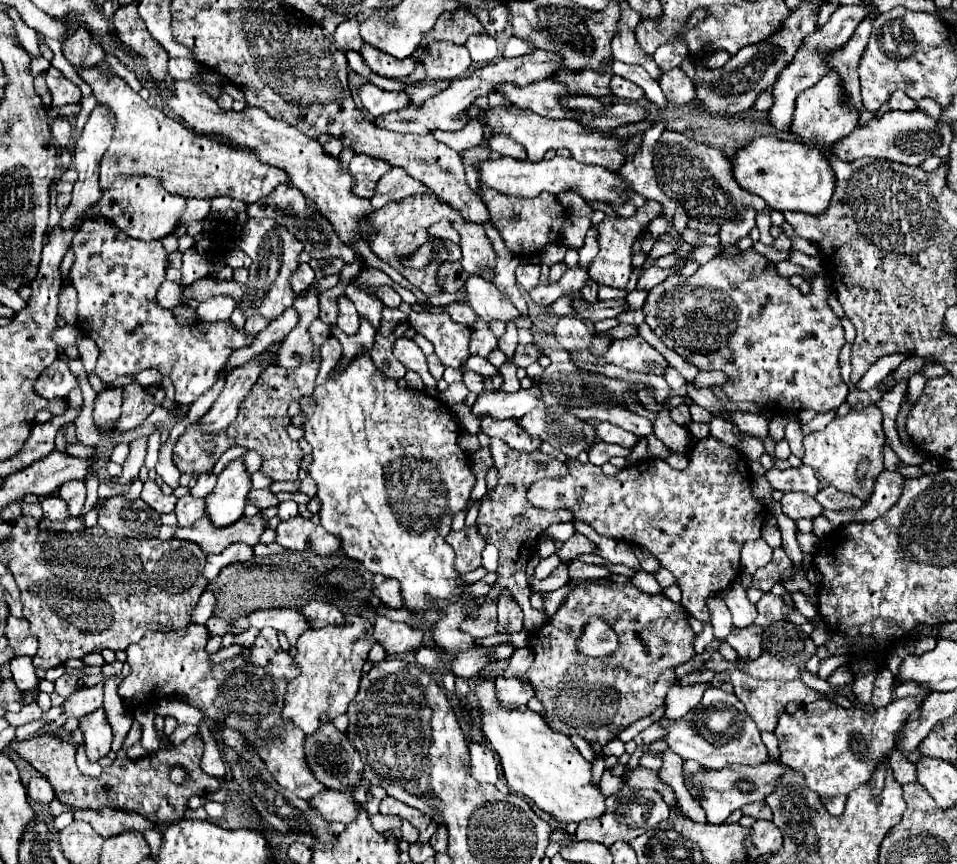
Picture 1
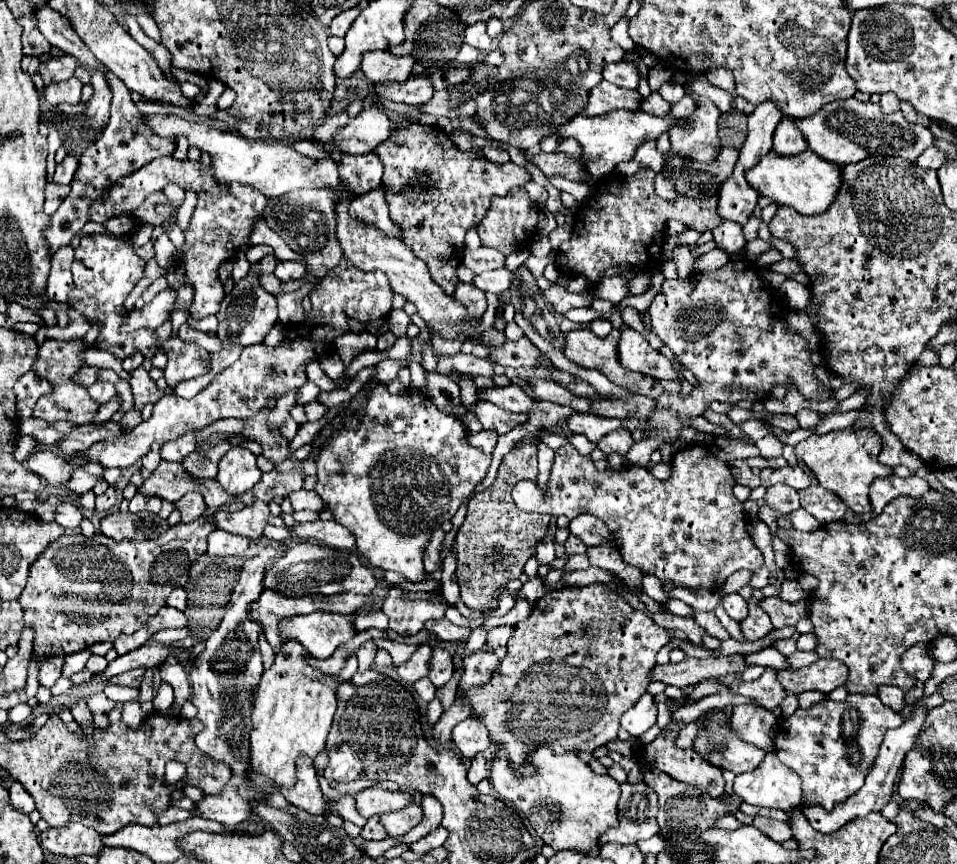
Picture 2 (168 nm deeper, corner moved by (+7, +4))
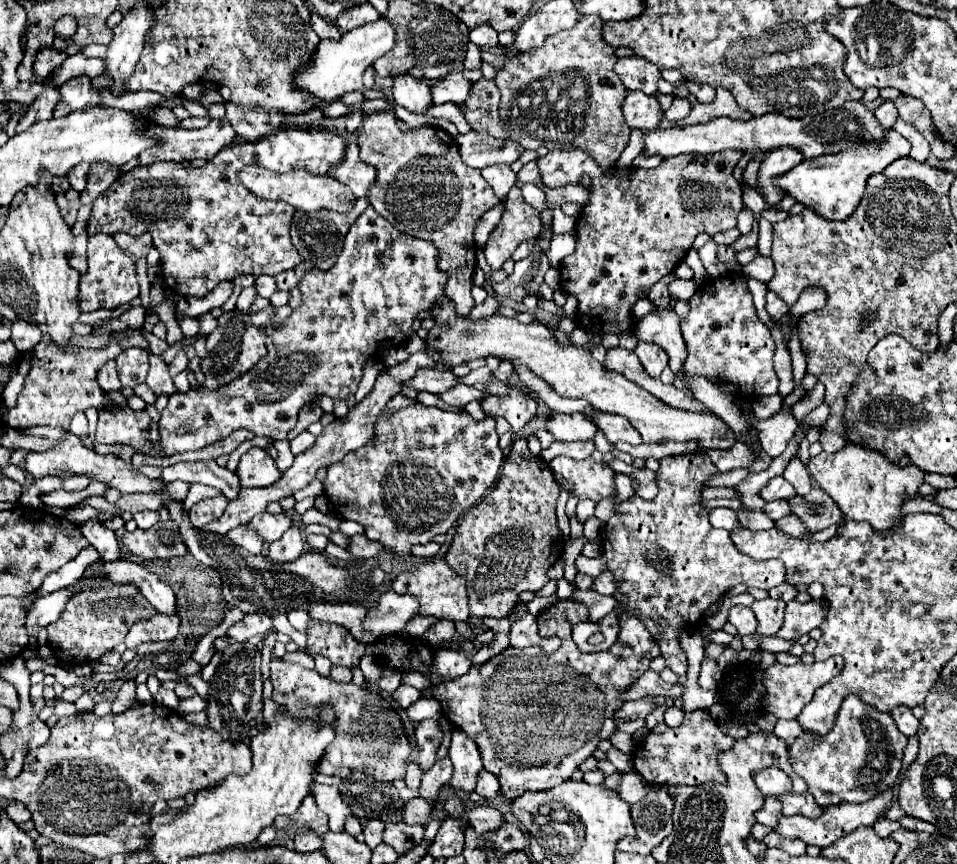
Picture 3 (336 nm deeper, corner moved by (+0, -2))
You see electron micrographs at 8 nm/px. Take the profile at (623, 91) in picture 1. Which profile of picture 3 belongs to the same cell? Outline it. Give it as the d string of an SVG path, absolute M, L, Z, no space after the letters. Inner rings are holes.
M624 56L614 64L614 72L620 76L628 90L640 90L644 94L656 94L660 70L640 56Z

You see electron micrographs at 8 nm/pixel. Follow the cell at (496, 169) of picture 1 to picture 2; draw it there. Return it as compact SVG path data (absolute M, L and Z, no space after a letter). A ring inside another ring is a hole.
M423 124L397 130L393 138L377 146L377 156L384 166L382 181L388 187L386 199L393 224L401 228L405 246L427 264L433 282L451 294L457 284L455 268L461 262L467 230L485 218L493 194L507 194L513 186L525 186L531 172L515 162L493 164L473 152L461 152L447 132L441 130L439 134L439 130Z

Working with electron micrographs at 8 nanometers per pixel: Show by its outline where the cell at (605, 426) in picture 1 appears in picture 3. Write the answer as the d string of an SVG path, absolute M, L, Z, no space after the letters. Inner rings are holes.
M550 412L550 418L546 422L546 430L556 440L594 440L596 426L590 422L584 414L560 414Z

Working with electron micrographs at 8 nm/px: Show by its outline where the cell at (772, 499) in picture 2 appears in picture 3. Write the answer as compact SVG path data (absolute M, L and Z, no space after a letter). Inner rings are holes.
M774 500L774 502L768 502L768 504L764 504L762 512L764 512L770 520L778 520L778 518L790 514L790 512L788 512L788 502L786 502L786 500Z

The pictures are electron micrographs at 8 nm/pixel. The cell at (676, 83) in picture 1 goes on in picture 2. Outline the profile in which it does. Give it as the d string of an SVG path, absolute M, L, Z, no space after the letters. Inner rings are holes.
M665 82L661 88L659 88L659 94L663 96L663 100L667 100L669 104L675 104L679 102L683 96L685 96L685 88L679 84L679 82Z

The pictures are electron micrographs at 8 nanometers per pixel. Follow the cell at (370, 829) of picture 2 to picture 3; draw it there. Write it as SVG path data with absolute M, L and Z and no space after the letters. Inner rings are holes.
M368 820L364 824L364 836L368 848L376 848L378 844L382 844L382 832L384 832L384 822L380 820Z

